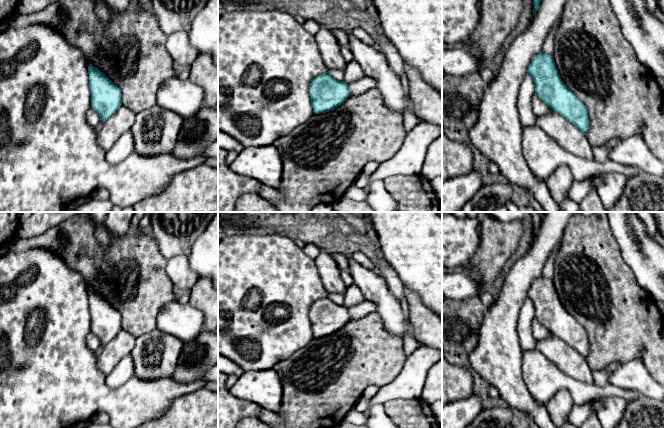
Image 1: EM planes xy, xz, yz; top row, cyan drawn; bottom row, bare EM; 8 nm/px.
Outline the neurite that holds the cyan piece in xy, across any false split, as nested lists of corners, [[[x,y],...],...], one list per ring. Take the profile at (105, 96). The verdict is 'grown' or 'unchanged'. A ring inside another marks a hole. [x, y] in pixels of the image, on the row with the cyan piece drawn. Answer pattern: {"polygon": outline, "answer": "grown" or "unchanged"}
{"polygon": [[[88,66],[91,109],[95,110],[100,121],[112,117],[122,105],[121,90],[98,68]]], "answer": "unchanged"}

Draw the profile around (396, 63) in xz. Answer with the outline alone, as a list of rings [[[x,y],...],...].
[[[380,32],[375,40],[375,46],[385,56],[390,69],[401,78],[405,74],[405,61],[397,49]]]

